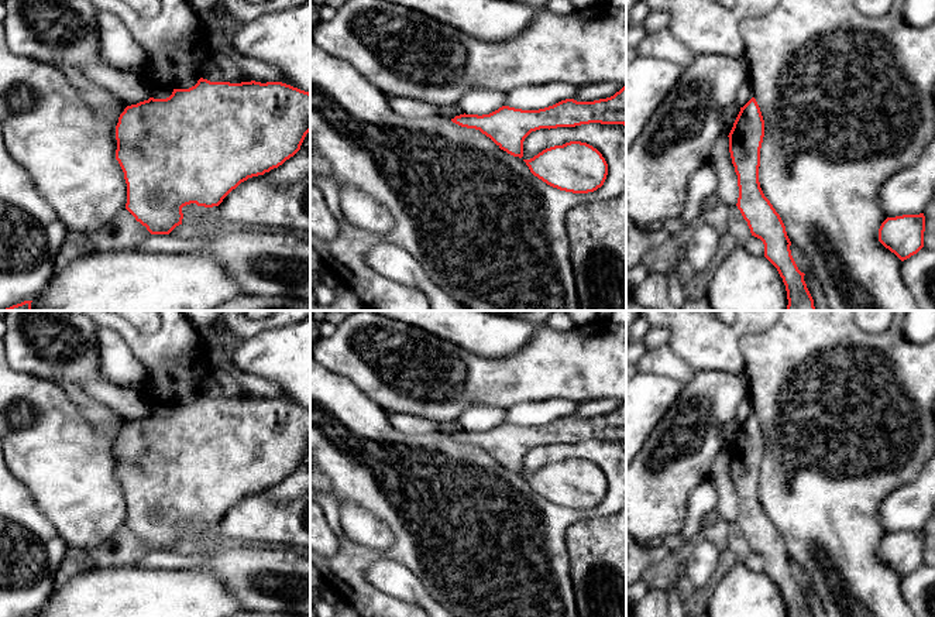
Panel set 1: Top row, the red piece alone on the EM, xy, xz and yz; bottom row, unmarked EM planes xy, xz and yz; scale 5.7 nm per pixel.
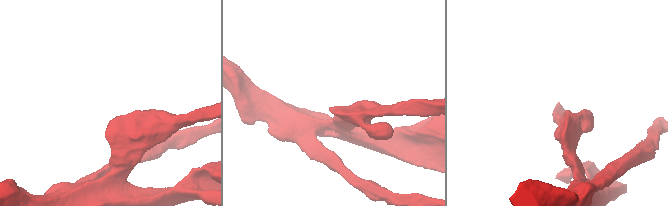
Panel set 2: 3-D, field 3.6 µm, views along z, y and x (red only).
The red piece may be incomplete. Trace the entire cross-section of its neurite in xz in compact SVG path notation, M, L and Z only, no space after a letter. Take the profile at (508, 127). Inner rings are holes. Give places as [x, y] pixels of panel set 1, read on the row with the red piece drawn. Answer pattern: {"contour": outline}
{"contour": "M626 86L613 96L594 102L561 100L539 110L522 110L502 106L489 114L460 114L453 123L479 130L501 150L523 157L523 141L536 130L575 127L589 123L626 126Z"}

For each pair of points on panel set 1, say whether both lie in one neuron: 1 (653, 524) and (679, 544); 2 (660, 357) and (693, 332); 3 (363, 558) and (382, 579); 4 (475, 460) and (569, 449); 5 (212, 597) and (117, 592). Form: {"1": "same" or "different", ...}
{"1": "different", "2": "different", "3": "different", "4": "same", "5": "same"}

